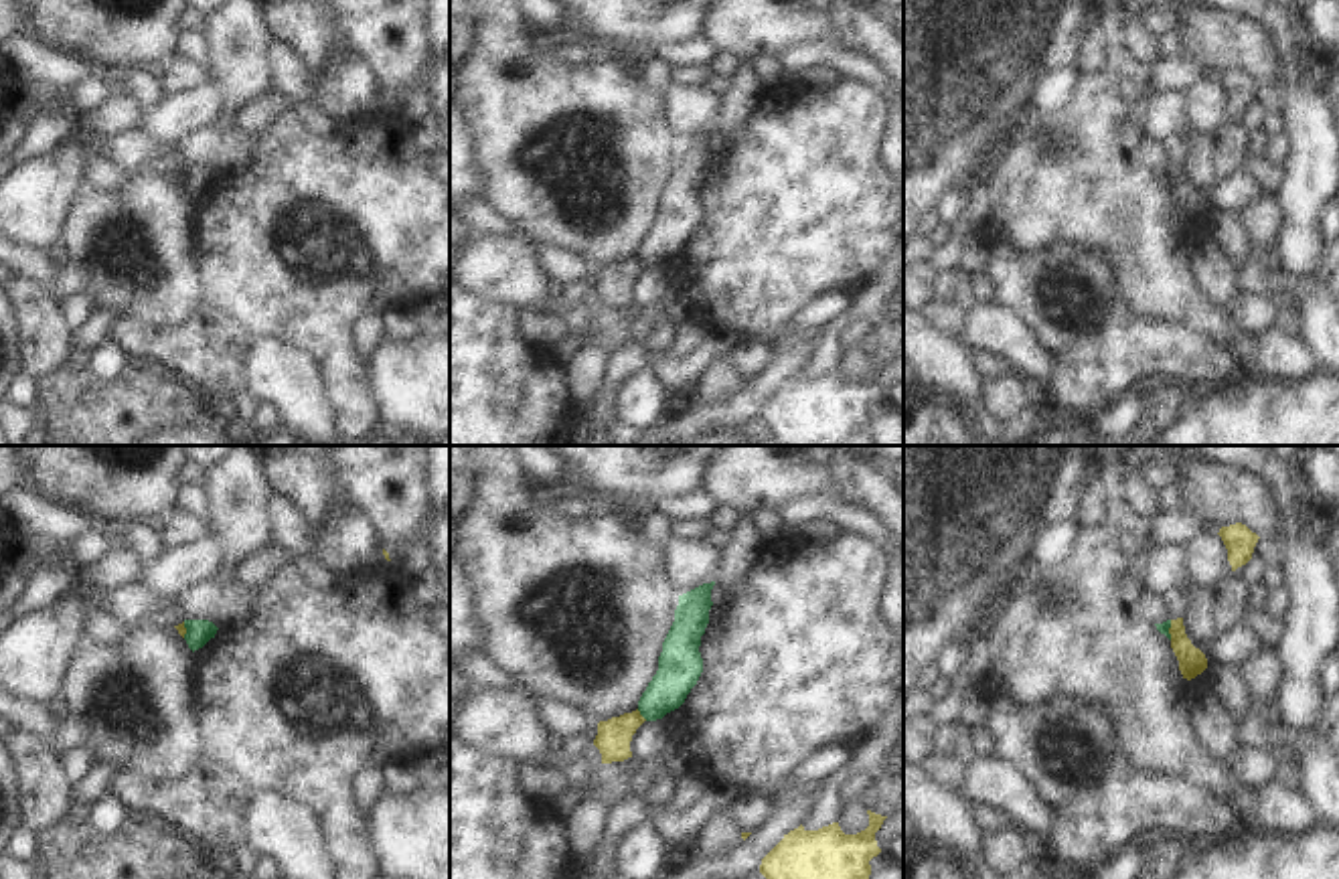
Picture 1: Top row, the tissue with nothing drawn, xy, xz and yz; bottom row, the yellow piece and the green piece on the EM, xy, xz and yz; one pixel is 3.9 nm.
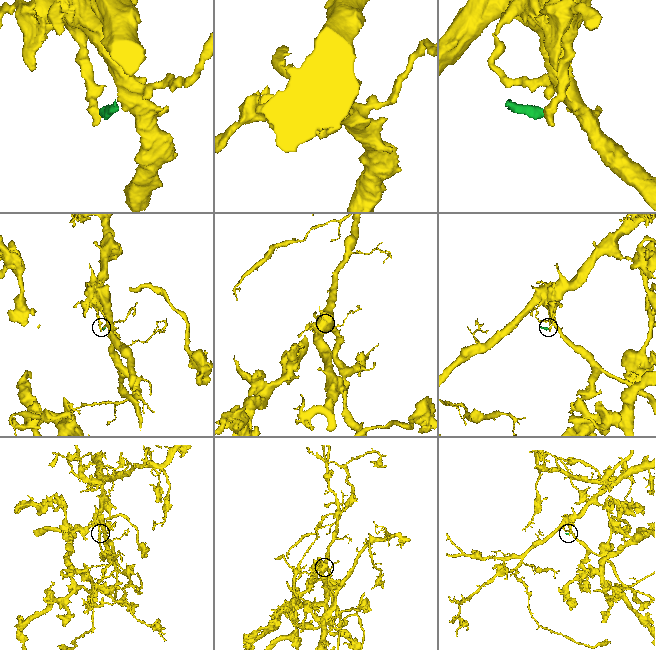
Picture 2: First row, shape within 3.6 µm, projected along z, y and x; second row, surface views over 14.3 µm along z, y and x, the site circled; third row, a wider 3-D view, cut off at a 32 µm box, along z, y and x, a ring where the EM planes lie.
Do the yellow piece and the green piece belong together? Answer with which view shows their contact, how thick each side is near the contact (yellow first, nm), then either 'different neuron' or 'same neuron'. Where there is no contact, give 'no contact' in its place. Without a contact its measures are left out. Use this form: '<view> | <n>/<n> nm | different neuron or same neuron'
xz | 140/180 nm | different neuron

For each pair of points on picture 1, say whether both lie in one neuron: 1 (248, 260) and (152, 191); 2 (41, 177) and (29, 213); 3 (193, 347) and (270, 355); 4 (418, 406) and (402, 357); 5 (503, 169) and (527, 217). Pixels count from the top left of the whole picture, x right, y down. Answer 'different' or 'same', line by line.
1: different
2: same
3: different
4: same
5: same

